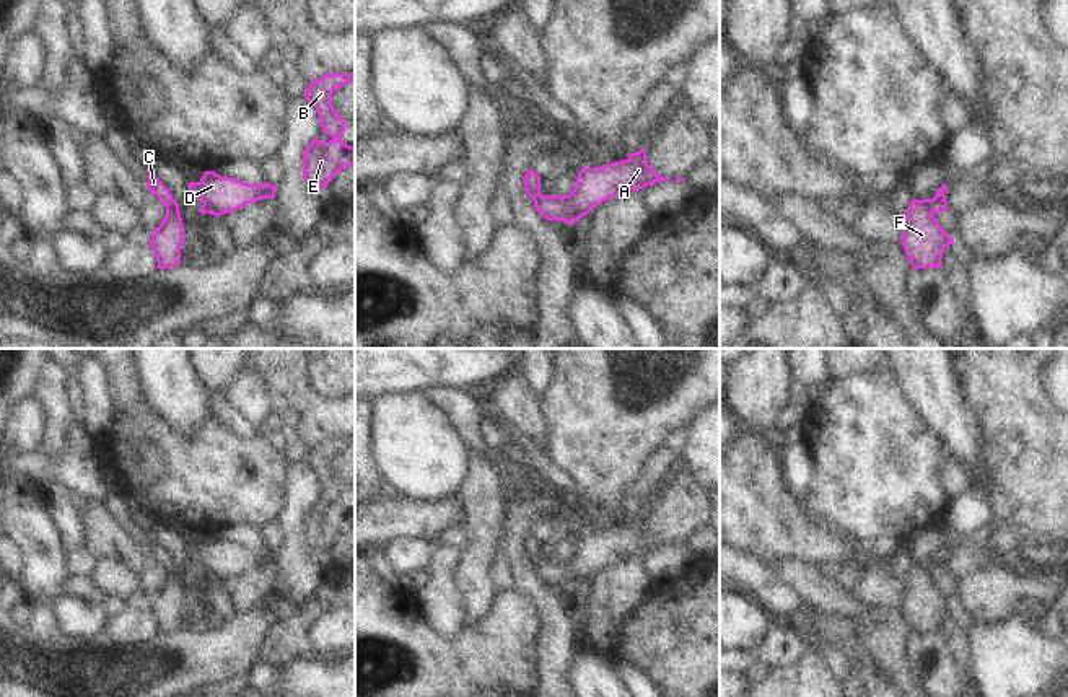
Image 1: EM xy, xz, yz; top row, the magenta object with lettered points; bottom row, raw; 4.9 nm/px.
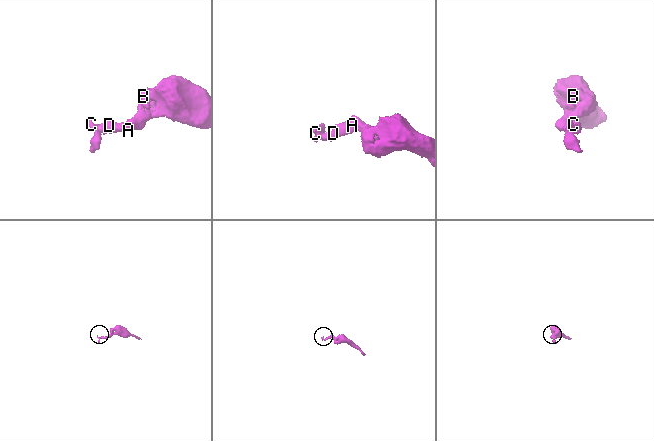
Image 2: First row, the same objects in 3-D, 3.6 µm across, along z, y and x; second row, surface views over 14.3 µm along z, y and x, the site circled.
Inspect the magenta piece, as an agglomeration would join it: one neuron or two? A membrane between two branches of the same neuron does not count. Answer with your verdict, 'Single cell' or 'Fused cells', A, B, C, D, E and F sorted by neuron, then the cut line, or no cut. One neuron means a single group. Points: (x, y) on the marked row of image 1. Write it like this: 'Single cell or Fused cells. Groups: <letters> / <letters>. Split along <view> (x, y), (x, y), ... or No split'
Fused cells. Groups: A B D E / C F. Split along yz (930, 199), (933, 210).

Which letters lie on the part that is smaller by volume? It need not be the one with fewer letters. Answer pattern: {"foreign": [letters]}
{"foreign": ["C", "F"]}

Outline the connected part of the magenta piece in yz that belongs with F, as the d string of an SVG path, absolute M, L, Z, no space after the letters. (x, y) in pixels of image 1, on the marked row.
M912 199L904 217L900 243L912 269L941 267L943 251L954 243L936 221L931 199Z

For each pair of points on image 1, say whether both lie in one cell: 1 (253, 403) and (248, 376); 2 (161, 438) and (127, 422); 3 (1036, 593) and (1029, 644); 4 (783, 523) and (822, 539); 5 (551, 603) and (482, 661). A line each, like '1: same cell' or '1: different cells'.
1: same cell
2: same cell
3: different cells
4: same cell
5: different cells

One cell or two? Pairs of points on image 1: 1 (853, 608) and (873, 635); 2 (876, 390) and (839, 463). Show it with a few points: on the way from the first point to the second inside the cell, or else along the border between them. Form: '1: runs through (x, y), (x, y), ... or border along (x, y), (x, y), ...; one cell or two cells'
1: runs through (862, 611), (873, 622), (873, 627); one cell
2: runs through (870, 407), (866, 433), (857, 445); one cell

